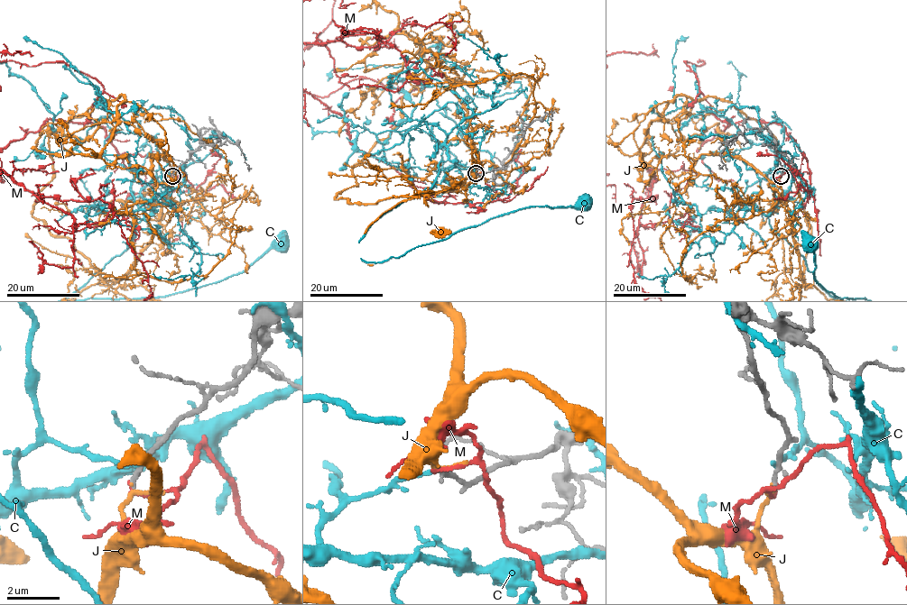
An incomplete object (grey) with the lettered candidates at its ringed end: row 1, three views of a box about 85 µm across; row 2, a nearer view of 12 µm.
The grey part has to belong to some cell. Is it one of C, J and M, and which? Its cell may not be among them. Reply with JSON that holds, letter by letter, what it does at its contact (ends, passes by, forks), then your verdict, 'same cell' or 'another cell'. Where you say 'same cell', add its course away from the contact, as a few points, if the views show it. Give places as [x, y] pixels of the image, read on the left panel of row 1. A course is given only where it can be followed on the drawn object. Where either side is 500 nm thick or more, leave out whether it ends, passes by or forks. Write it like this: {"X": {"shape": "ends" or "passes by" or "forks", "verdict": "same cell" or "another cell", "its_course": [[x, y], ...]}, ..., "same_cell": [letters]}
{"C": {"shape": "ends", "verdict": "another cell"}, "J": {"shape": "passes by", "verdict": "same cell"}, "M": {"shape": "ends", "verdict": "another cell"}, "same_cell": ["J"]}

